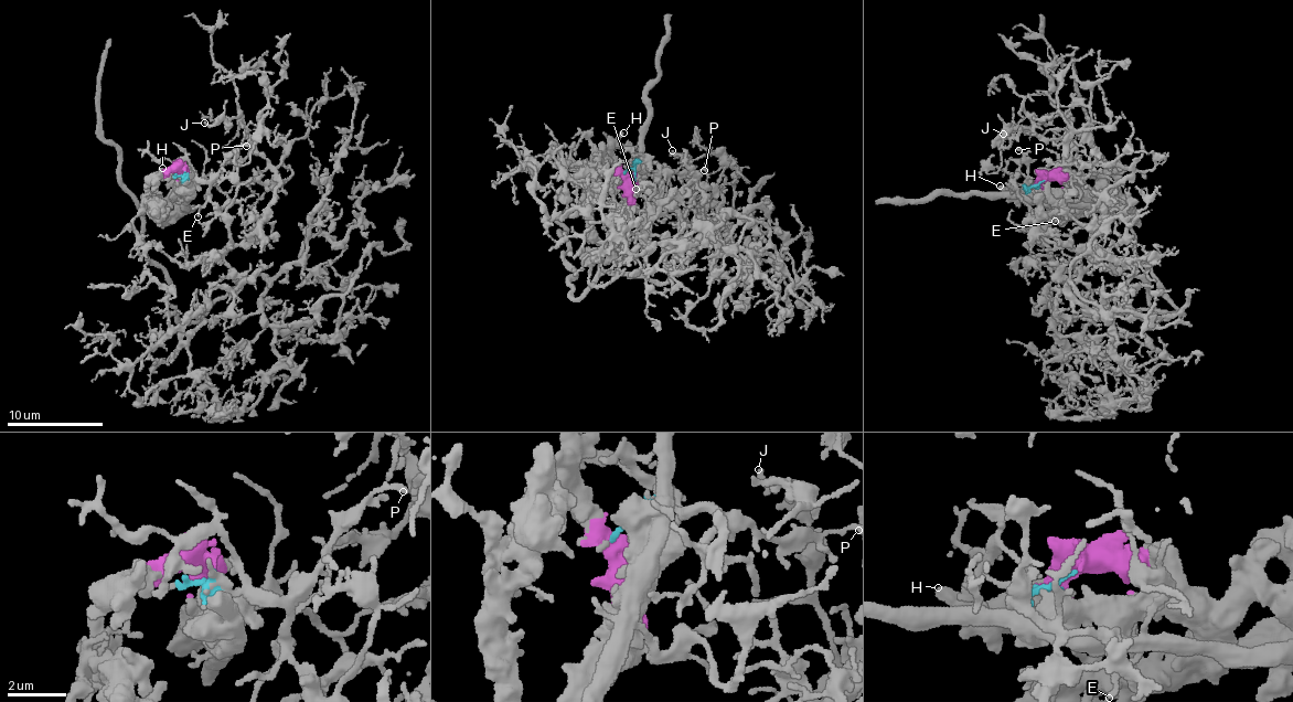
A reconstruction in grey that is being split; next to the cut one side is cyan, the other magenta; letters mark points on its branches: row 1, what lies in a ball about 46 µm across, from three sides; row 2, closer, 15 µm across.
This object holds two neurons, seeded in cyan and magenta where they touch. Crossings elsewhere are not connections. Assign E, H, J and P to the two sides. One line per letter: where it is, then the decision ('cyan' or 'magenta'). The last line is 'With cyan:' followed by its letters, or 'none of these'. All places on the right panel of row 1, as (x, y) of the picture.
E: place (1055, 221); cyan
H: place (1000, 185); magenta
J: place (1003, 134); cyan
P: place (1018, 150); cyan
With cyan: E, J, P

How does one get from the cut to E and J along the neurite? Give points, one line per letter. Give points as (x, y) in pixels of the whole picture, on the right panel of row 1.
E: (1045, 181), (1024, 188), (1056, 206), (1055, 222)
J: (1045, 181), (1024, 184), (1076, 155), (1060, 117), (1004, 134)

